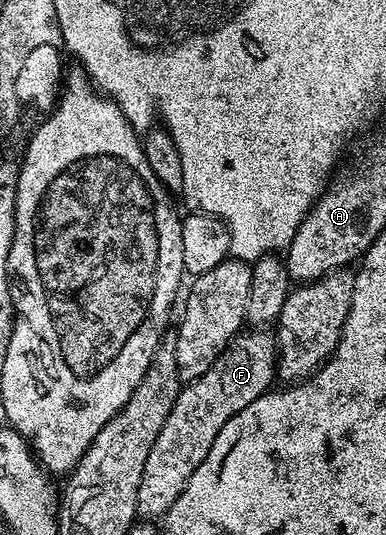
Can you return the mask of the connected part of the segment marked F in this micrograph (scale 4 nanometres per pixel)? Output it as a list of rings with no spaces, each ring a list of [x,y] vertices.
[[[253,327],[248,331],[238,333],[206,373],[182,384],[175,407],[171,407],[171,415],[167,415],[167,423],[163,423],[163,431],[159,431],[147,455],[143,479],[139,479],[137,512],[142,518],[164,518],[171,503],[187,487],[195,467],[207,459],[207,451],[211,451],[211,443],[215,443],[215,435],[223,431],[227,419],[270,392],[277,377],[277,342],[274,334],[264,328]]]

